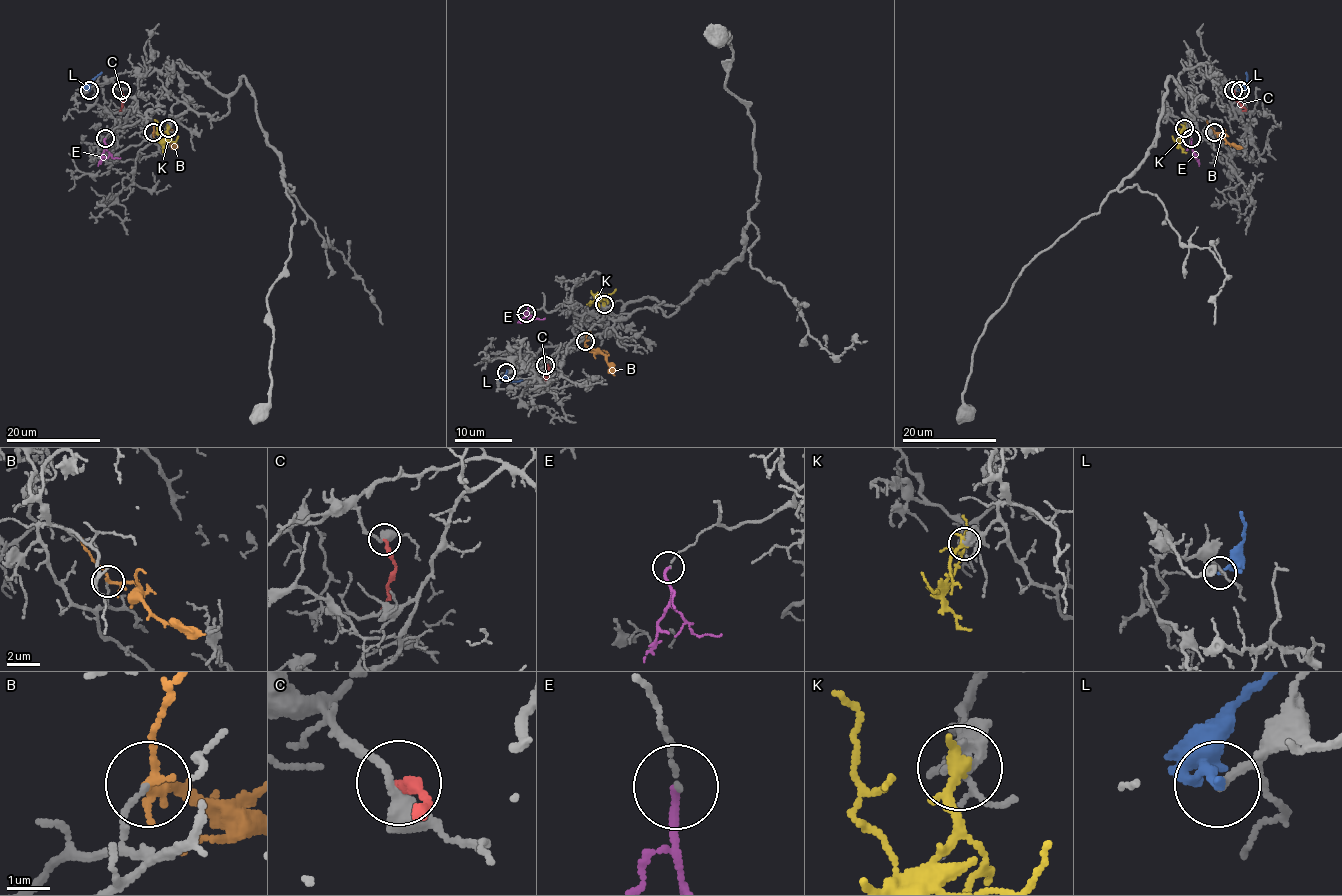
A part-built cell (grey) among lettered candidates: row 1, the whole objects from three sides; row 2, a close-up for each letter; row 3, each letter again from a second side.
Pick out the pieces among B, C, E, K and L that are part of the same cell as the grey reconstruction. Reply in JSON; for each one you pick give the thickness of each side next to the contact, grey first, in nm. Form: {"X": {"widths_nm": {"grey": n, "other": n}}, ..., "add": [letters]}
{"K": {"widths_nm": {"grey": 280, "other": 240}}, "add": ["K"]}

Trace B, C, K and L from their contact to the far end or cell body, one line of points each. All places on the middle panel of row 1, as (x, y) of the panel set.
B: (585, 340), (591, 352), (605, 356), (614, 375)
C: (545, 365), (549, 368), (546, 379), (546, 375)
K: (604, 304), (603, 299), (587, 303)
L: (506, 372), (510, 381), (522, 379)

